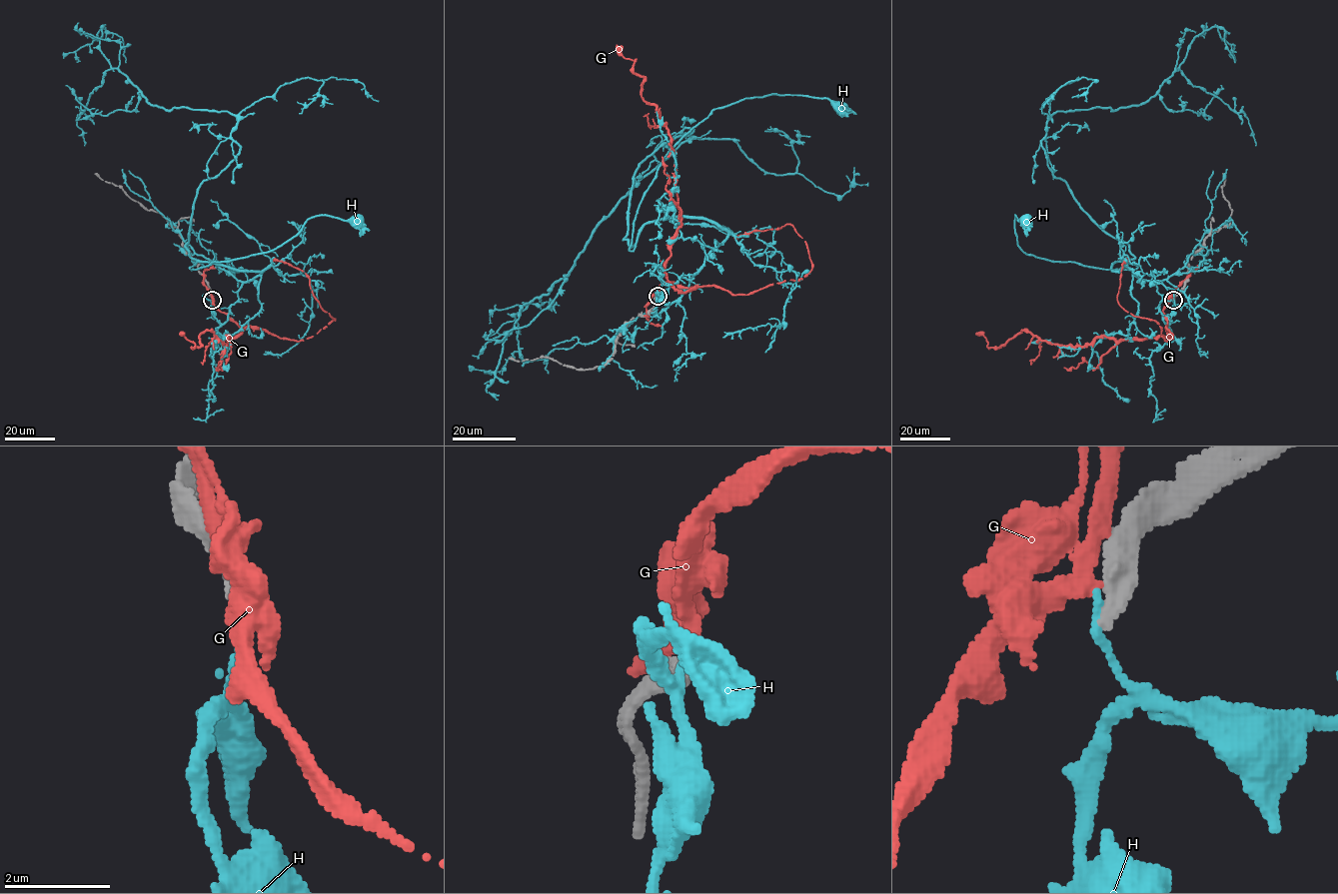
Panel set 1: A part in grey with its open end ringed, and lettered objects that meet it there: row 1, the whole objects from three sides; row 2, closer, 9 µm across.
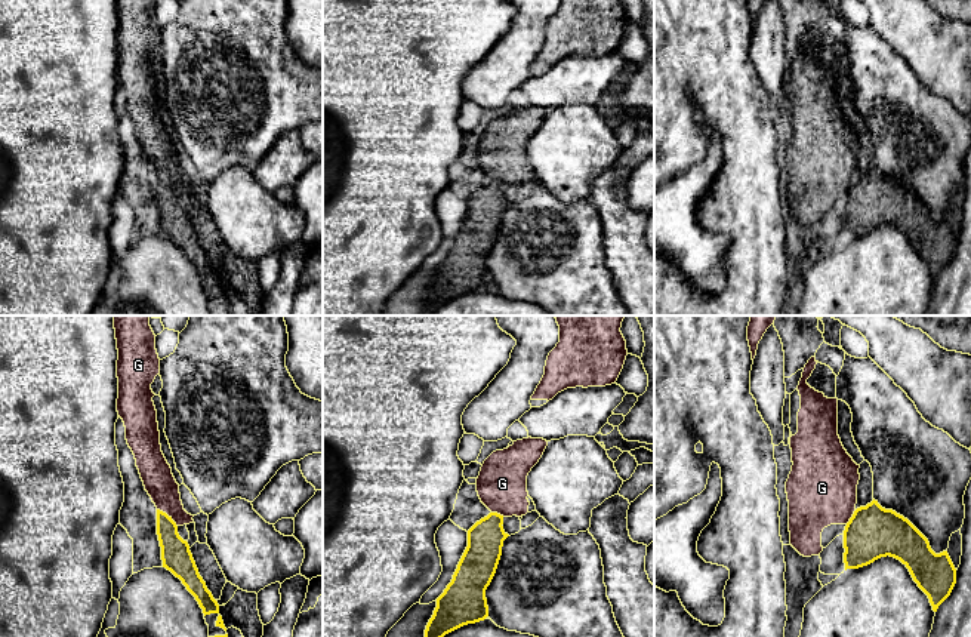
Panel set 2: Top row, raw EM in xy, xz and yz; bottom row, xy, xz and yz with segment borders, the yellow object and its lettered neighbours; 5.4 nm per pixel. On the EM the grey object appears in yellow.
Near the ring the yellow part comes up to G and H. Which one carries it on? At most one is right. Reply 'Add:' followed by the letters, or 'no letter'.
Add: no letter

